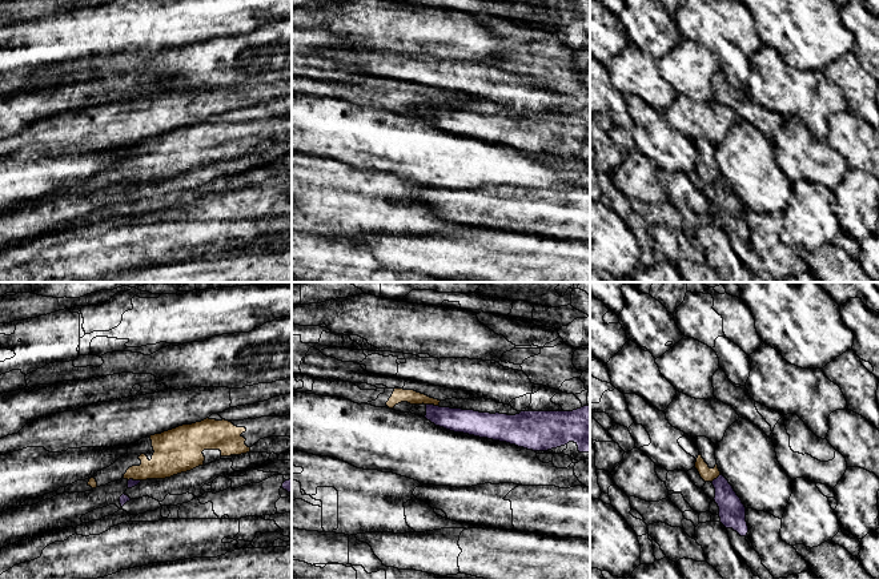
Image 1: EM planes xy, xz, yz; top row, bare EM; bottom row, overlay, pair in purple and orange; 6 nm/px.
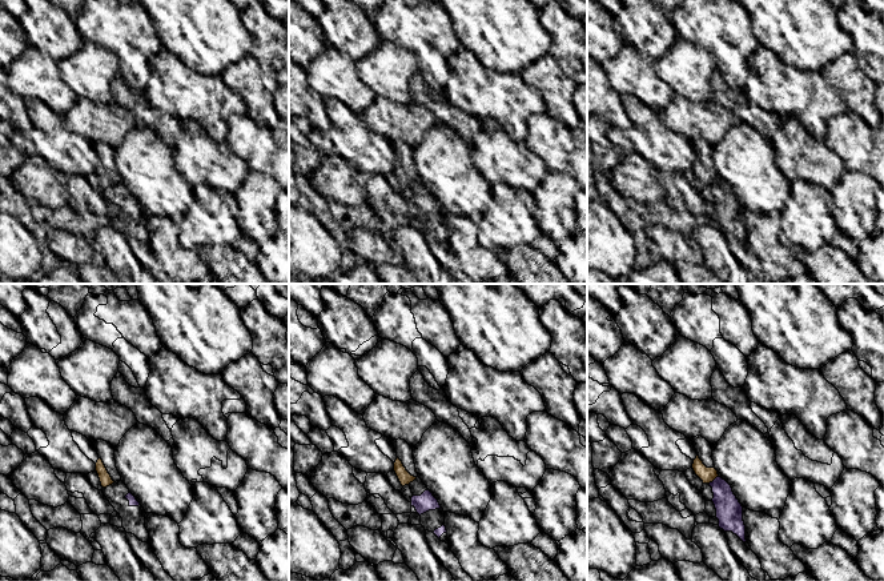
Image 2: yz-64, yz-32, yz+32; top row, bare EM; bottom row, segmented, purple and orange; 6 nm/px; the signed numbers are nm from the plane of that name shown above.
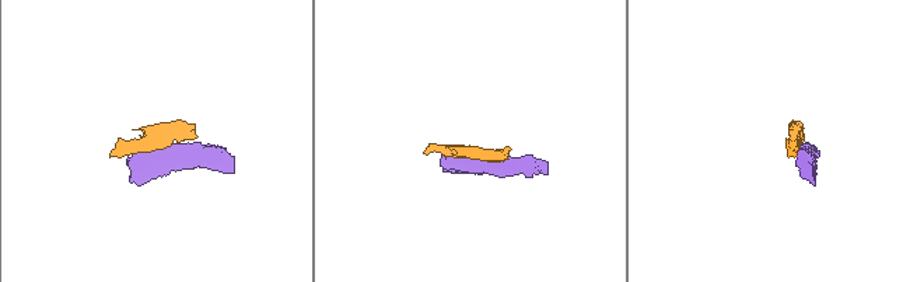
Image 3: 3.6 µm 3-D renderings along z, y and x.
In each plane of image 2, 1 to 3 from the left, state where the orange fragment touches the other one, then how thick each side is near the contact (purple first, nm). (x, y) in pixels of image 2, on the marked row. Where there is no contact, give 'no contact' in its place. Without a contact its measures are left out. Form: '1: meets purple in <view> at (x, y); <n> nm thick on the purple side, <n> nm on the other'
1: no contact
2: no contact
3: meets purple in yz+32 at (714, 480); 160 nm thick on the purple side, 100 nm on the other

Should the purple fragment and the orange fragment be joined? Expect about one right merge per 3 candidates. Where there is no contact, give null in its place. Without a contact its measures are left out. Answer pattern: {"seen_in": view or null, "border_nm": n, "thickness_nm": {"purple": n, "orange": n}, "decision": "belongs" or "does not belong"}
{"seen_in": "xz", "border_nm": 80, "thickness_nm": {"purple": 150, "orange": 90}, "decision": "does not belong"}

